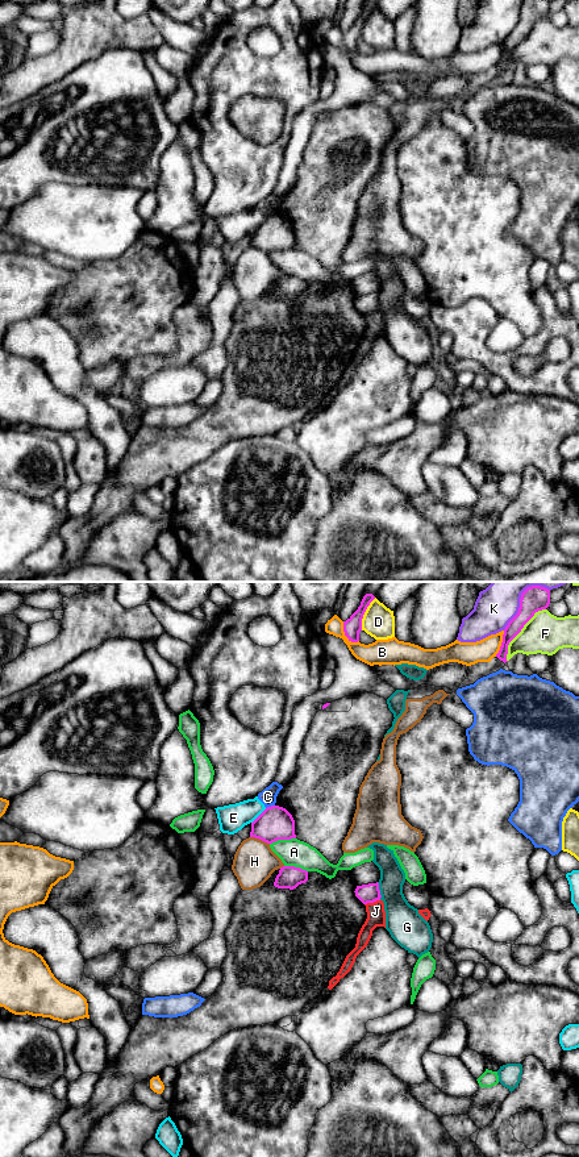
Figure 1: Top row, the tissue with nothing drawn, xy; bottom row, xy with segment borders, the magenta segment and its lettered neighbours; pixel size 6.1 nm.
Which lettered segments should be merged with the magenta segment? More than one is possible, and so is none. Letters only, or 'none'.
J

